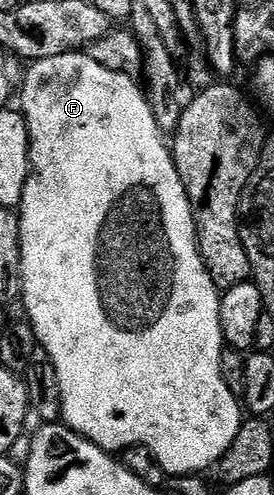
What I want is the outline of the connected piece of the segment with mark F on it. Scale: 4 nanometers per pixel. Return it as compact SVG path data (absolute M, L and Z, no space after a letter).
M87 52L42 59L29 64L27 69L22 112L30 131L32 169L28 172L26 191L18 210L24 284L22 298L28 312L27 320L36 333L39 348L48 352L57 371L63 424L113 455L119 454L119 449L128 449L131 445L145 445L156 456L157 463L172 477L183 477L185 473L203 474L203 469L211 465L213 468L224 456L230 443L234 443L242 424L242 405L237 394L232 393L222 380L220 360L226 347L220 322L222 293L216 288L214 279L210 279L200 254L190 199L176 170L169 142L150 111L145 90L133 78L94 63Z

